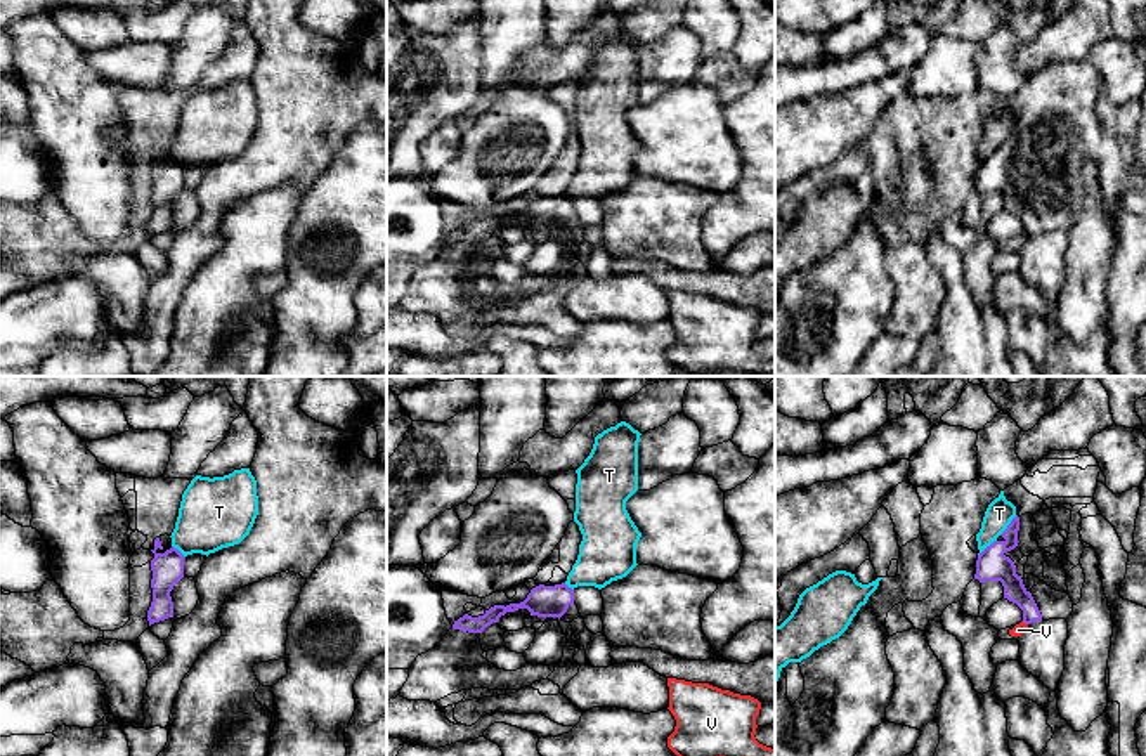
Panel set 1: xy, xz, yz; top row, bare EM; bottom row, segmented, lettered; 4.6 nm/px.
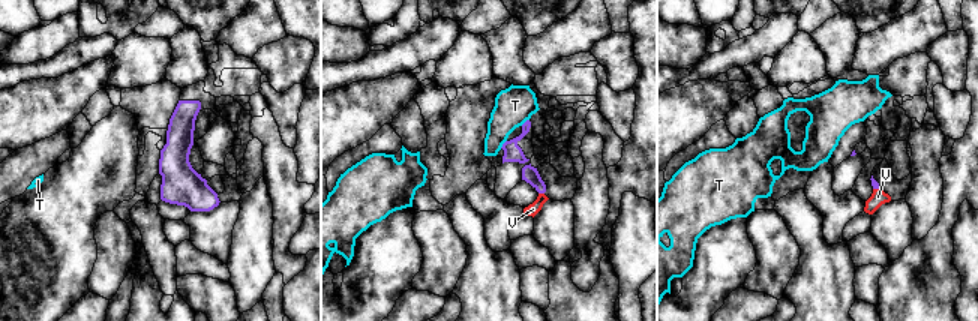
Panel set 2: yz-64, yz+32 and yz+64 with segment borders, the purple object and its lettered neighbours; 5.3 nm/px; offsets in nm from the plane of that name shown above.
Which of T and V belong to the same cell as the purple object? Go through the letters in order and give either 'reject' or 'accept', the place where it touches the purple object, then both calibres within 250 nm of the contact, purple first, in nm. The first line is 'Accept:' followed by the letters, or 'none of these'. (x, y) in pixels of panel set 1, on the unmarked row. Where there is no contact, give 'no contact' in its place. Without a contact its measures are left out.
Accept: none of these
T: reject | yz (1008, 137) | 150/130 nm
V: reject | yz (1025, 234) | 100/60 nm

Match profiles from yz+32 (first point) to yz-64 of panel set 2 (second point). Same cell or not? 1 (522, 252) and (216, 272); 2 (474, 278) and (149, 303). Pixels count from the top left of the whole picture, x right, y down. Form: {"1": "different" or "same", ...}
{"1": "same", "2": "same"}

